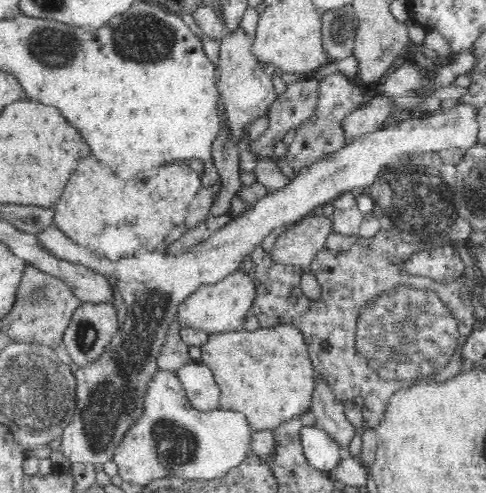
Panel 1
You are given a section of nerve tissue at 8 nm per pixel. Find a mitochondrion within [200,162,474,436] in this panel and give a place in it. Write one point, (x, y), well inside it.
(408, 330)

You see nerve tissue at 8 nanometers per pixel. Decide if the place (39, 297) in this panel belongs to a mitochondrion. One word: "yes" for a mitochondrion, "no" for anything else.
yes

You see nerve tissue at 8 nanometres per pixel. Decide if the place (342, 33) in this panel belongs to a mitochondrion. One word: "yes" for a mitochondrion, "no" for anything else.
yes

